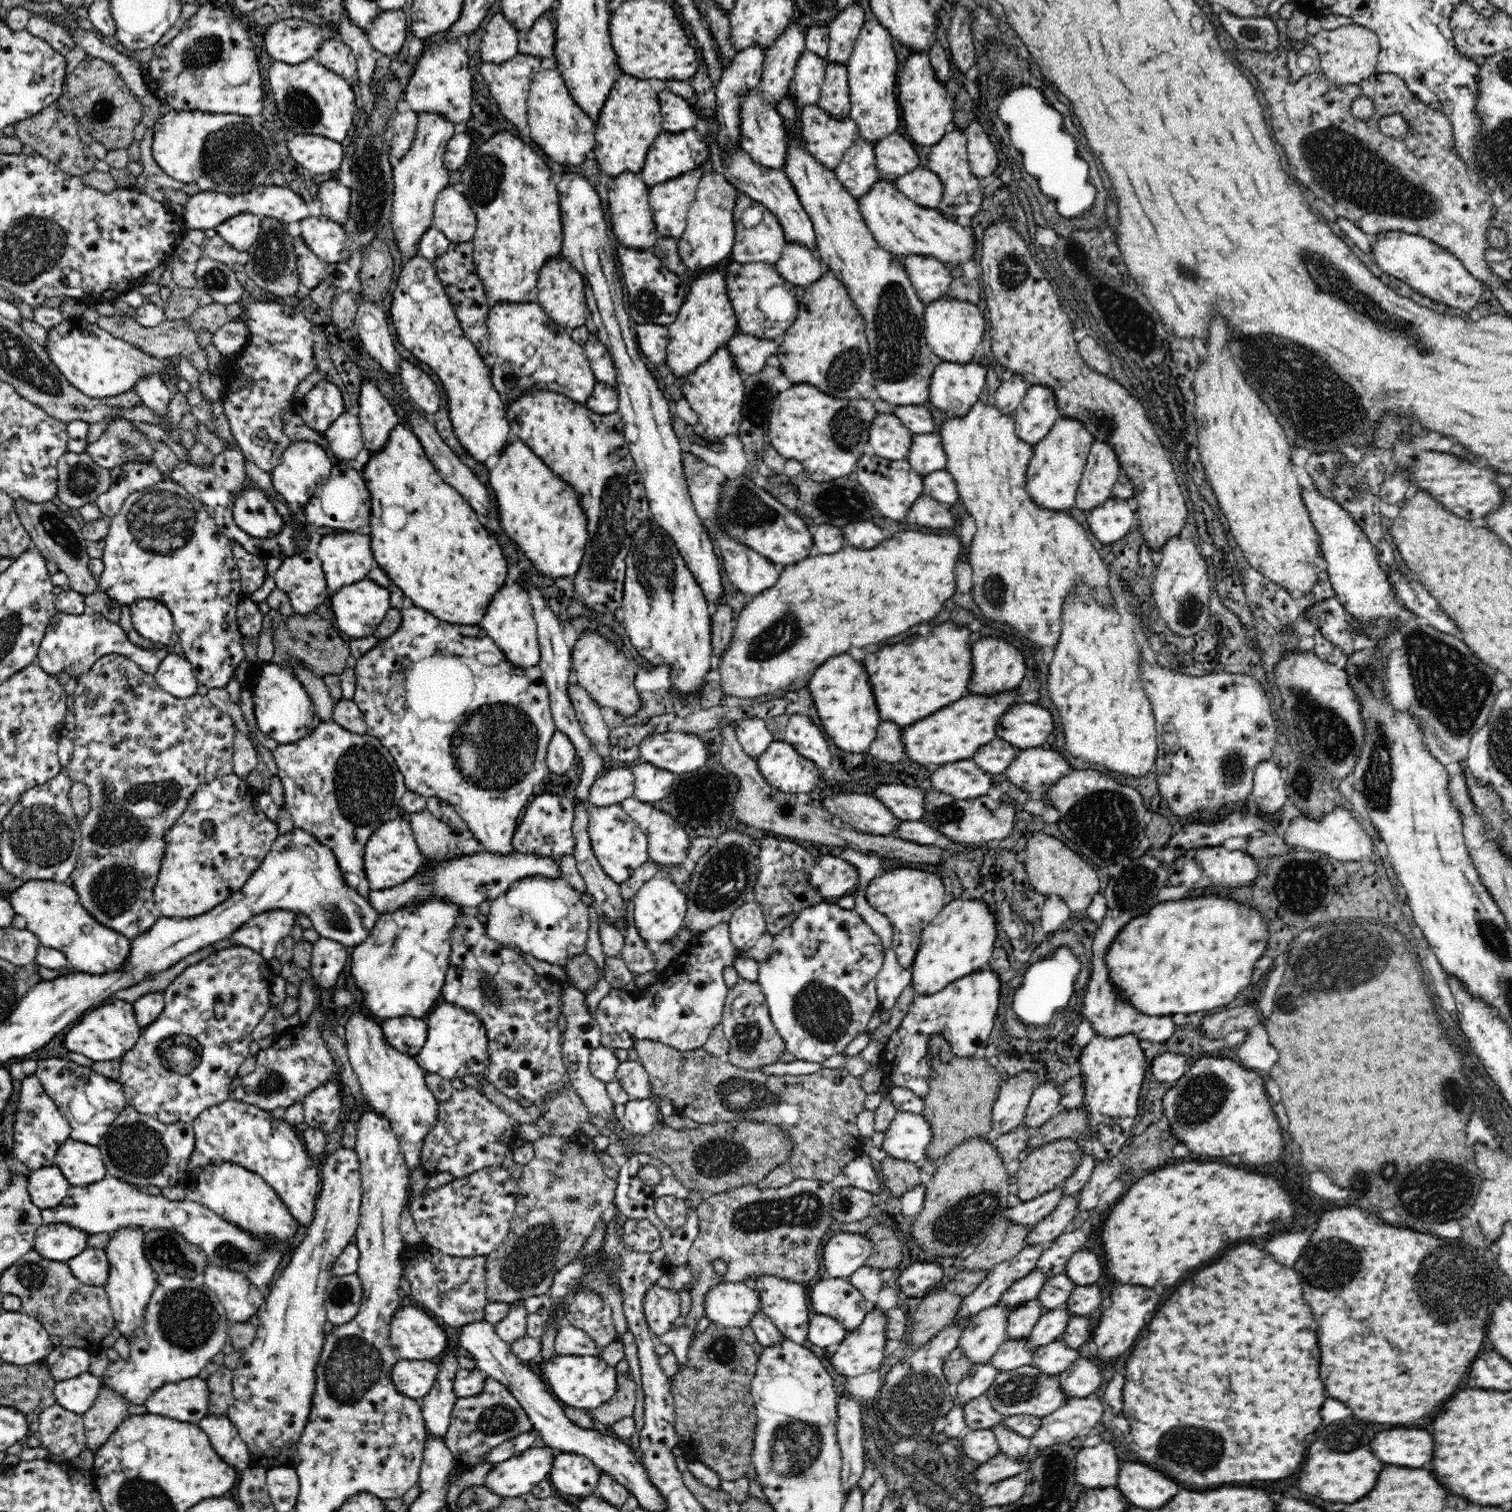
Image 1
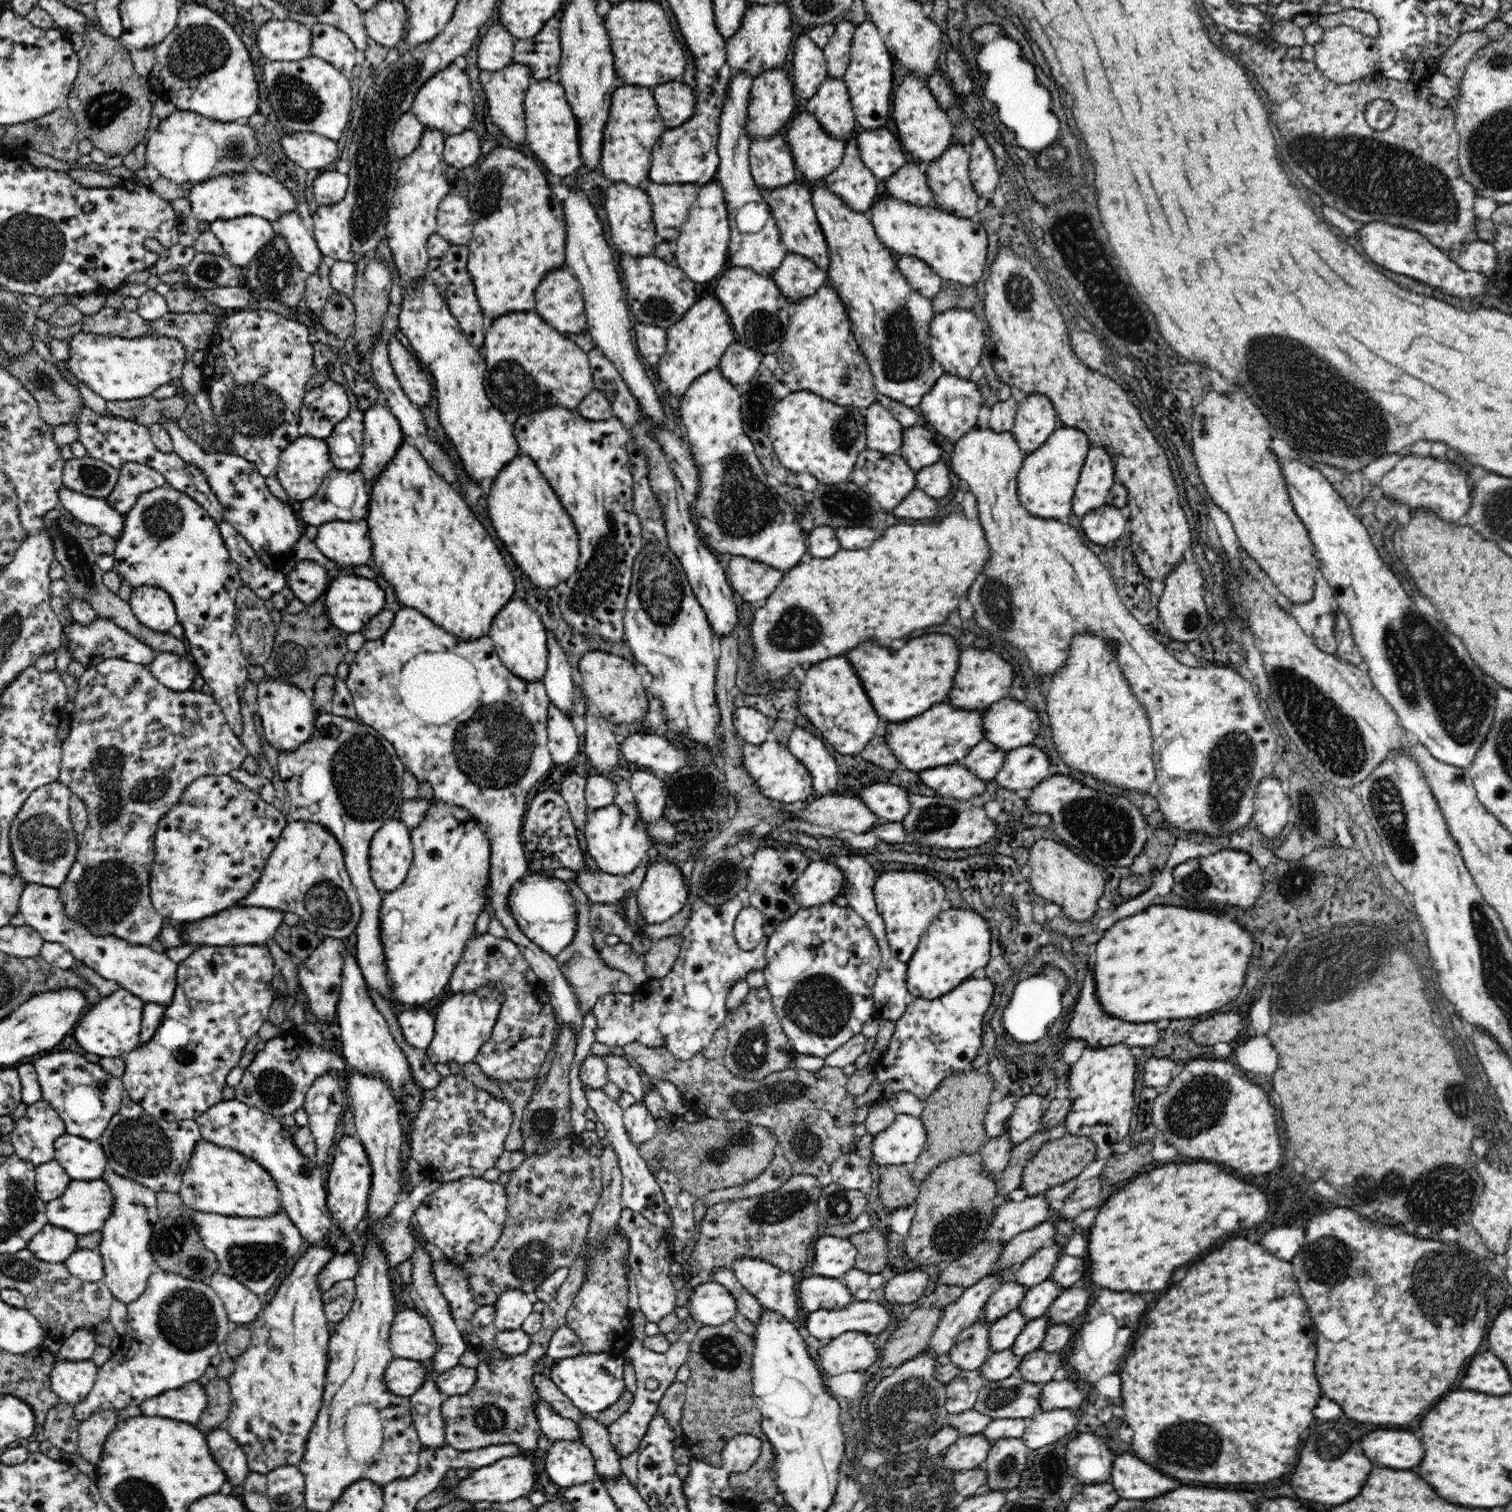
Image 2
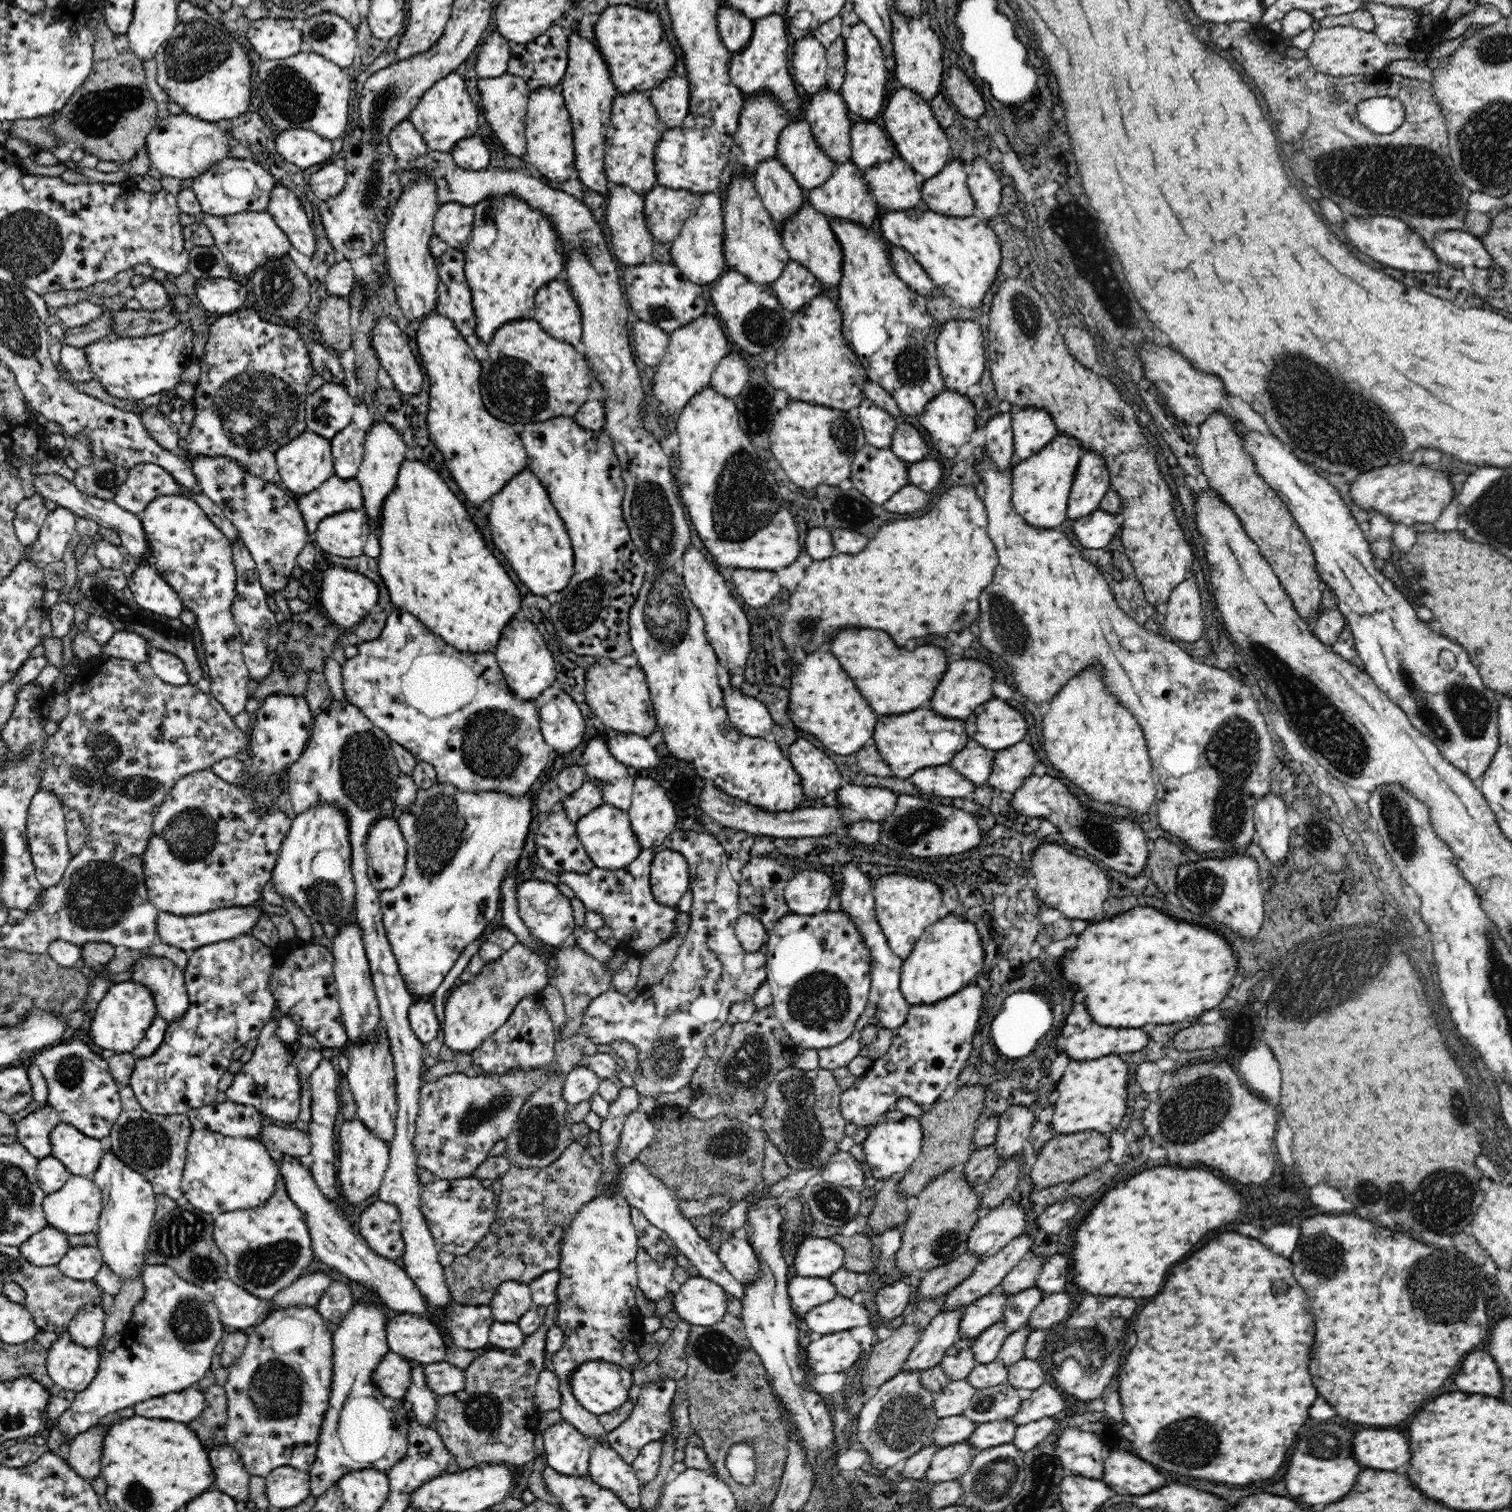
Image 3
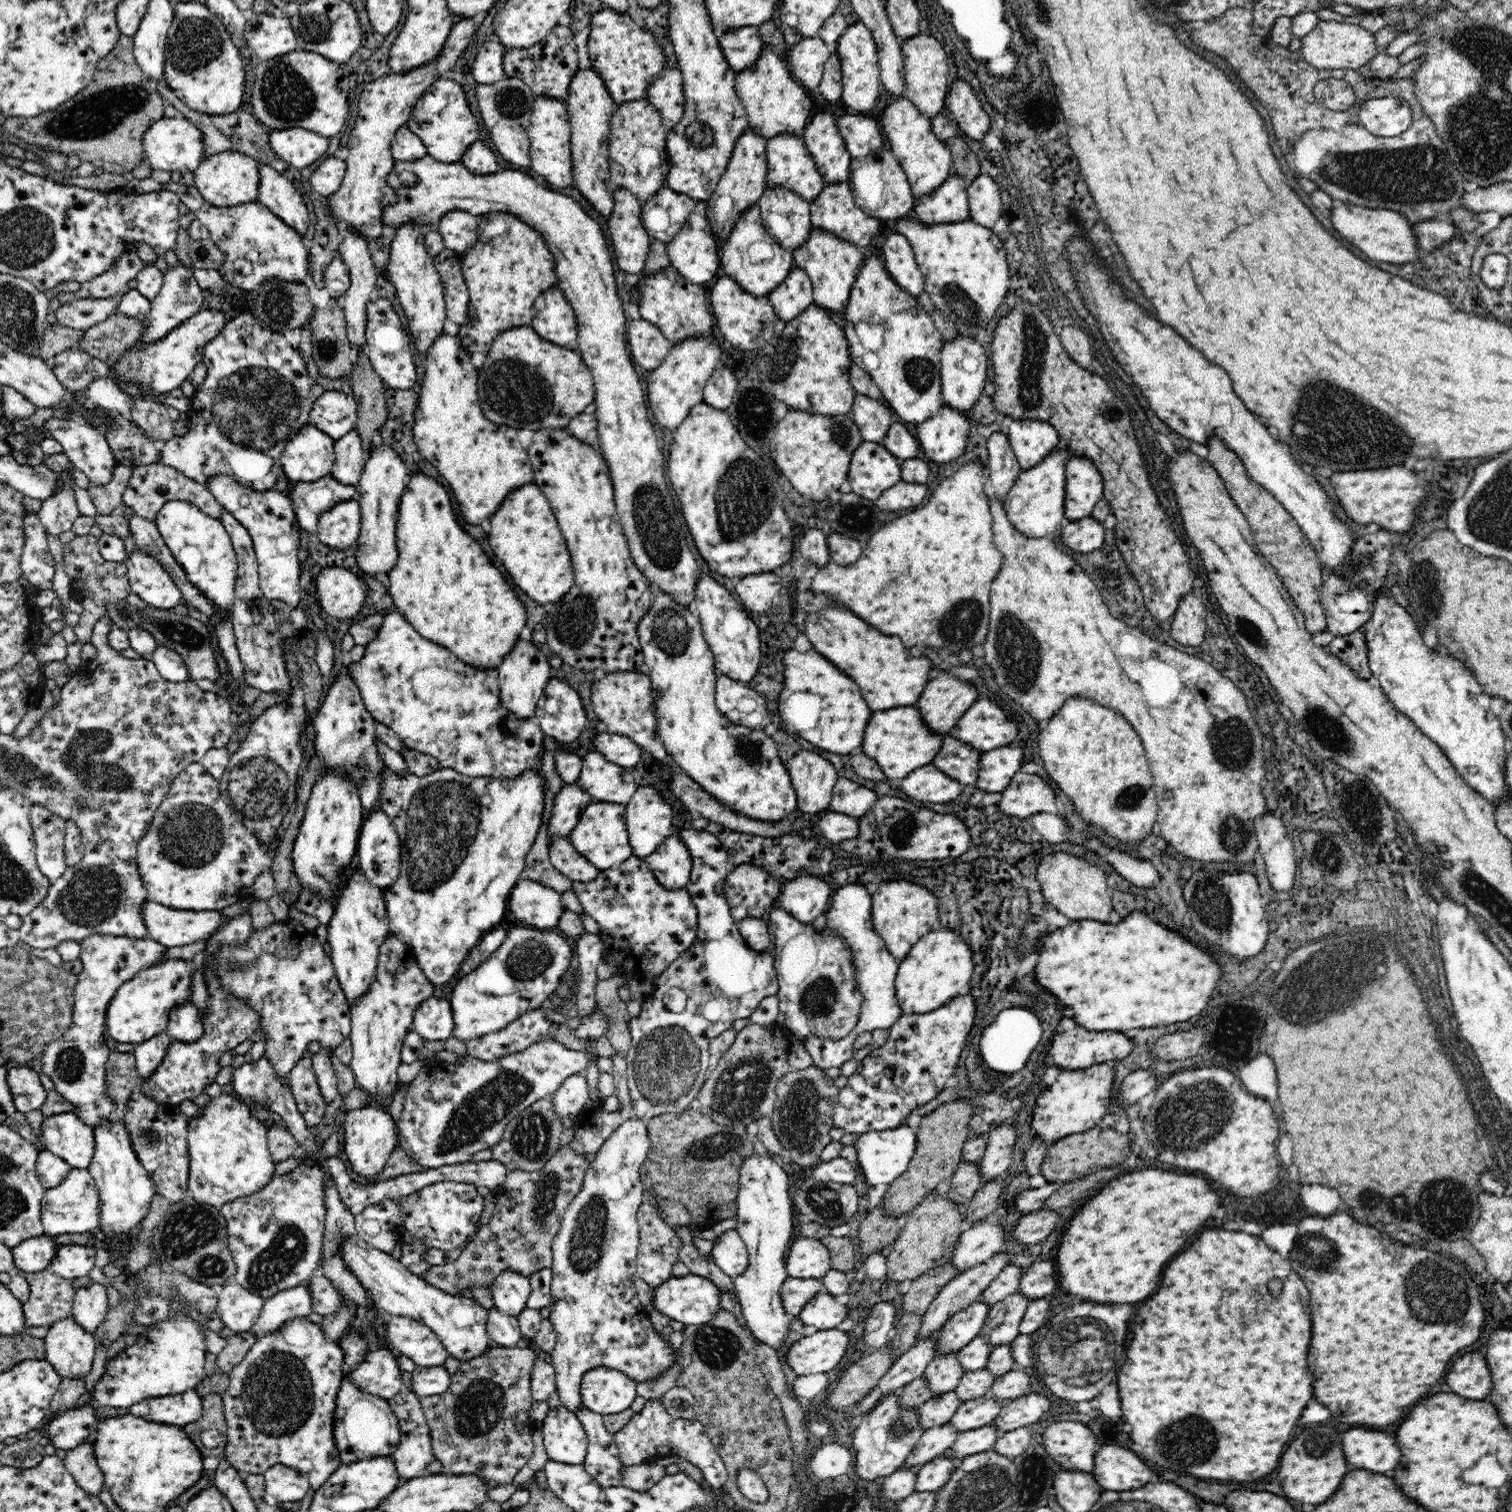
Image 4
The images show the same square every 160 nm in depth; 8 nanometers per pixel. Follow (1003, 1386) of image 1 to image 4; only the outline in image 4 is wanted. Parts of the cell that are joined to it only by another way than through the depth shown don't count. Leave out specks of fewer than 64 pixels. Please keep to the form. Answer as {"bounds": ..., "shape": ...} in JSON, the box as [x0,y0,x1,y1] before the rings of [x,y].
{"bounds":[949,1395,1005,1433],"shape":[[[991,1395],[963,1401],[949,1422],[960,1433],[990,1425],[1000,1414],[1005,1403],[1004,1400]]]}

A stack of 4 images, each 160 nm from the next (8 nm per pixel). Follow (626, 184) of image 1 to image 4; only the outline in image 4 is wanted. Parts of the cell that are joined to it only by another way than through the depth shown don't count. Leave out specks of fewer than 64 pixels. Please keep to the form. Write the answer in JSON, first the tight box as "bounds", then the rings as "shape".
{"bounds":[608,187,653,274],"shape":[[[620,187],[613,193],[615,206],[608,219],[608,232],[614,245],[616,264],[620,270],[630,274],[640,273],[644,270],[646,259],[649,255],[653,239],[646,233],[641,221],[641,209],[643,204],[636,199],[626,188]]]}

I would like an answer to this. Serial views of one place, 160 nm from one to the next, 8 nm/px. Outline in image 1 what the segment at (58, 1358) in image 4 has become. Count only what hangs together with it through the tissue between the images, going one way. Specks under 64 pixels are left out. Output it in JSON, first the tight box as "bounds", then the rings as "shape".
{"bounds":[53,1371,102,1416],"shape":[[[88,1371],[70,1380],[57,1382],[53,1390],[54,1398],[61,1408],[83,1416],[94,1406],[101,1384],[102,1379]]]}

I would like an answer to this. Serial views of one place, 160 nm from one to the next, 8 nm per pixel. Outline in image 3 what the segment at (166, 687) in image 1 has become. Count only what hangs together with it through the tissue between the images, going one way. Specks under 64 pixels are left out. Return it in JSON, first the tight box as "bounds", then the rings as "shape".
{"bounds":[149,650,189,687],"shape":[[[154,650],[149,656],[149,664],[156,677],[166,684],[176,687],[189,684],[189,672],[174,653]]]}

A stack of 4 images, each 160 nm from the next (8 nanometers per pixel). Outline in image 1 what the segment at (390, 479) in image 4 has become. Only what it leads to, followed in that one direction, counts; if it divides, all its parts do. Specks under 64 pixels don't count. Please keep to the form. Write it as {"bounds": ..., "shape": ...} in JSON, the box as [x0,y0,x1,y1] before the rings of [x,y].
{"bounds":[358,378,401,454],"shape":[[[363,378],[358,392],[359,423],[363,434],[363,446],[370,454],[380,451],[388,442],[390,430],[401,422],[395,407],[378,389],[374,380]]]}

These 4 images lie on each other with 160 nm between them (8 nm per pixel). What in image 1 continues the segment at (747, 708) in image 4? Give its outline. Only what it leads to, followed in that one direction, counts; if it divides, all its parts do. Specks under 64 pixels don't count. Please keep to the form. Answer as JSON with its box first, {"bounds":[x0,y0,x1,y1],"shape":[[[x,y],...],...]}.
{"bounds":[736,718,773,760],"shape":[[[758,718],[740,722],[740,726],[736,728],[736,734],[744,753],[754,760],[765,752],[773,740],[773,735],[765,722]]]}

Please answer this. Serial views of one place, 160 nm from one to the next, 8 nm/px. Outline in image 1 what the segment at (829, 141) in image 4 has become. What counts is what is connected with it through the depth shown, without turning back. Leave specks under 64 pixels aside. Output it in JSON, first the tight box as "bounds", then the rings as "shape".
{"bounds":[818,62,851,118],"shape":[[[826,62],[824,82],[818,106],[830,112],[834,118],[846,118],[851,111],[847,68],[844,62]]]}

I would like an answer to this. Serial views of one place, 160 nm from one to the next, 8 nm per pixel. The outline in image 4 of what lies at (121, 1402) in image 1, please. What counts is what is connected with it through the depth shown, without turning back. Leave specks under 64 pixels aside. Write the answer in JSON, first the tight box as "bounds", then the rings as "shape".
{"bounds":[63,1440,105,1495],"shape":[[[82,1440],[76,1448],[72,1448],[63,1458],[68,1472],[76,1479],[76,1482],[86,1492],[98,1495],[105,1485],[104,1474],[100,1472],[96,1456],[94,1456],[94,1444],[88,1440]]]}

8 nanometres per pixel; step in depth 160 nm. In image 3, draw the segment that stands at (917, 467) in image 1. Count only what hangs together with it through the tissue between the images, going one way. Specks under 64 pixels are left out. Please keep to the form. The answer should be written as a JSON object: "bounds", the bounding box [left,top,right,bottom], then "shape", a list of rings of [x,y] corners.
{"bounds":[891,423,928,464],"shape":[[[910,423],[897,424],[892,435],[891,451],[905,463],[916,464],[928,458],[928,438]]]}

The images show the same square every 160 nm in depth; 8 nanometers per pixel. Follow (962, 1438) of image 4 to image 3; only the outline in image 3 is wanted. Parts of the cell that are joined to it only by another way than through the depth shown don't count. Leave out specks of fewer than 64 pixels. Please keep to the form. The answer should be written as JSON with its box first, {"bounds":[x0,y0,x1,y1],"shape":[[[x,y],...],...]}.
{"bounds":[968,1419,1018,1451],"shape":[[[1011,1419],[1000,1422],[982,1422],[974,1429],[968,1441],[976,1451],[987,1449],[1004,1444],[1004,1442],[1013,1442],[1017,1428],[1018,1424]]]}

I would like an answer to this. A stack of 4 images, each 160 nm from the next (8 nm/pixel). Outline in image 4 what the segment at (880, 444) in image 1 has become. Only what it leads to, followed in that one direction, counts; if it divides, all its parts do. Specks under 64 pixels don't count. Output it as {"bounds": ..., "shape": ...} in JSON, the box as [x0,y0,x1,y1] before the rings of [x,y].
{"bounds":[851,394,896,444],"shape":[[[860,394],[855,396],[851,413],[863,440],[876,444],[882,444],[890,425],[896,422],[894,412],[887,404]]]}

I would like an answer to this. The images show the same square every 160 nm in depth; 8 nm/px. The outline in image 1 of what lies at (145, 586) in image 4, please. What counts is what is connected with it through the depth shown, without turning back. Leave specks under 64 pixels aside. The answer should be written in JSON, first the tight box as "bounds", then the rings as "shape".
{"bounds":[130,599,175,645],"shape":[[[144,599],[136,601],[130,606],[131,621],[140,636],[152,641],[153,643],[160,643],[162,645],[170,644],[170,636],[175,632],[173,626],[173,618],[168,607],[164,603],[160,603],[154,599]]]}

